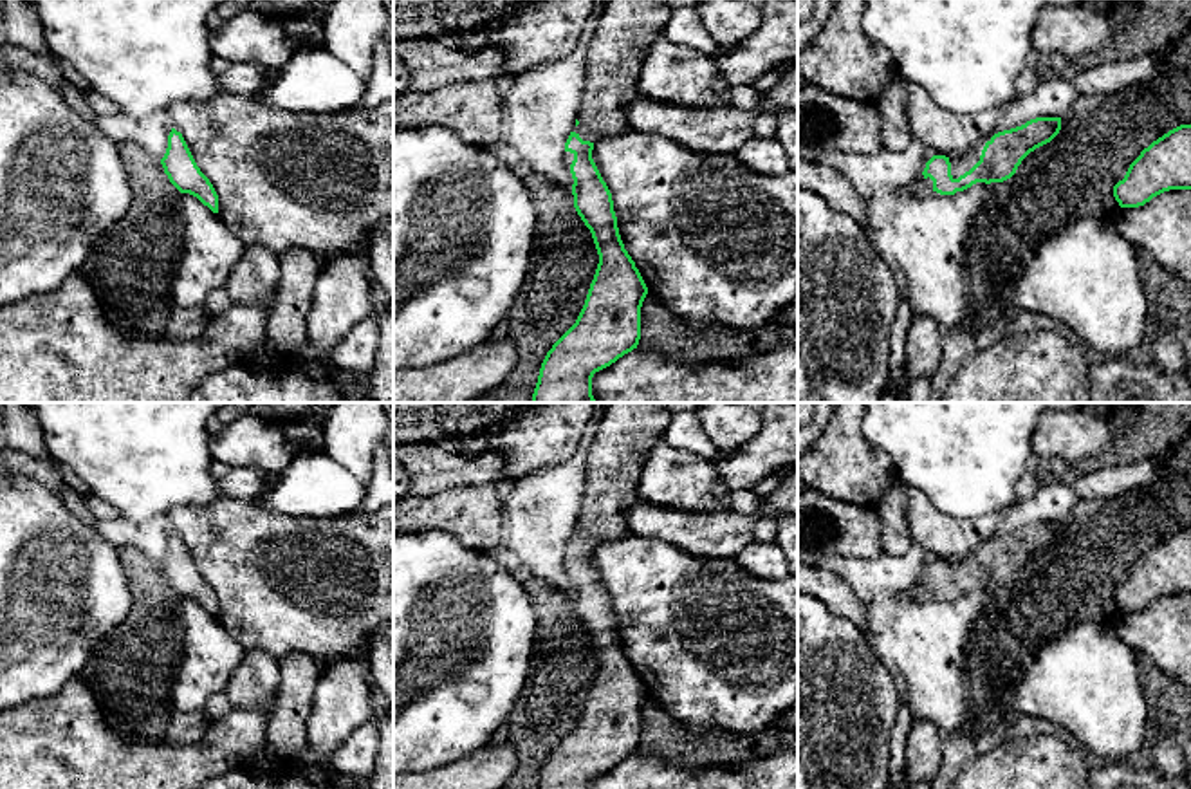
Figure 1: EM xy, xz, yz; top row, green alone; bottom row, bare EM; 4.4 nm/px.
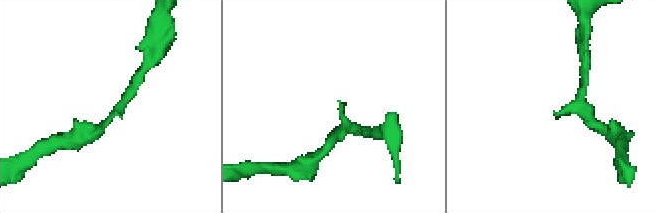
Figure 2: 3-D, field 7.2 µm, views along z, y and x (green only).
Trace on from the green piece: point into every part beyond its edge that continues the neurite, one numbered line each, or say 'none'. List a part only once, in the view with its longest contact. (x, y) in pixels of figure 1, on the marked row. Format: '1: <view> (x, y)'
1: xz (623, 27)
2: yz (959, 165)

